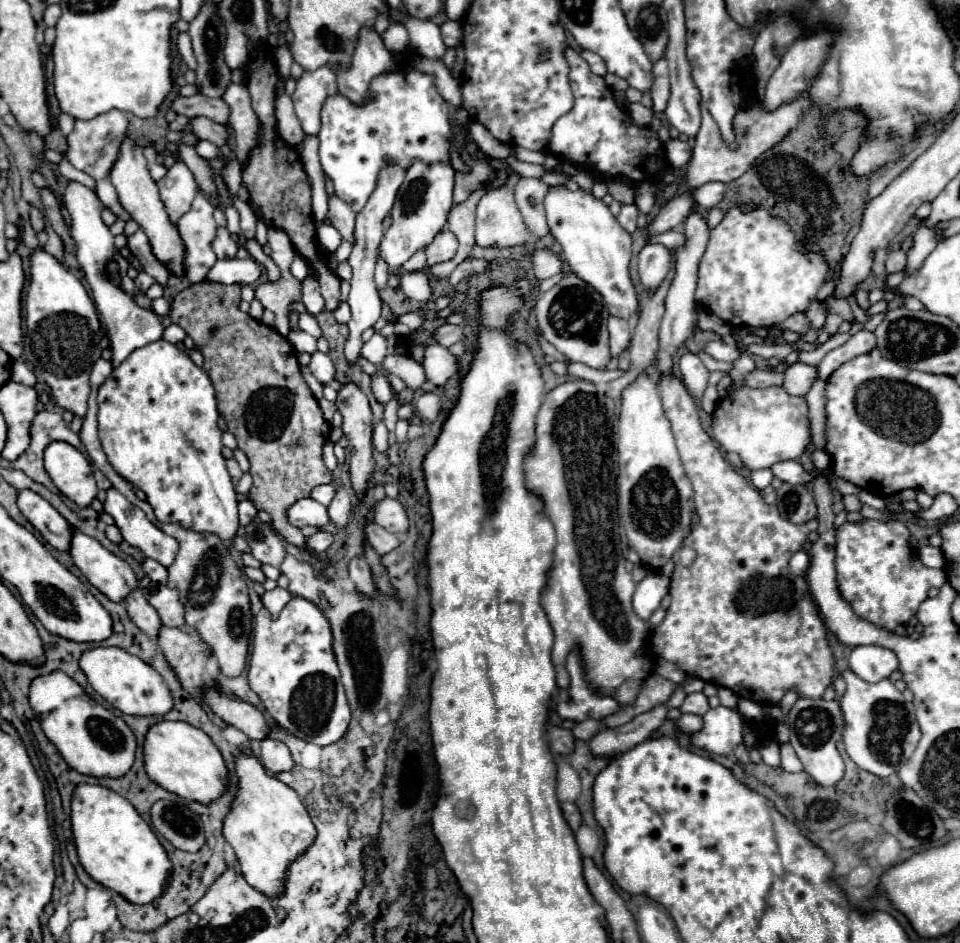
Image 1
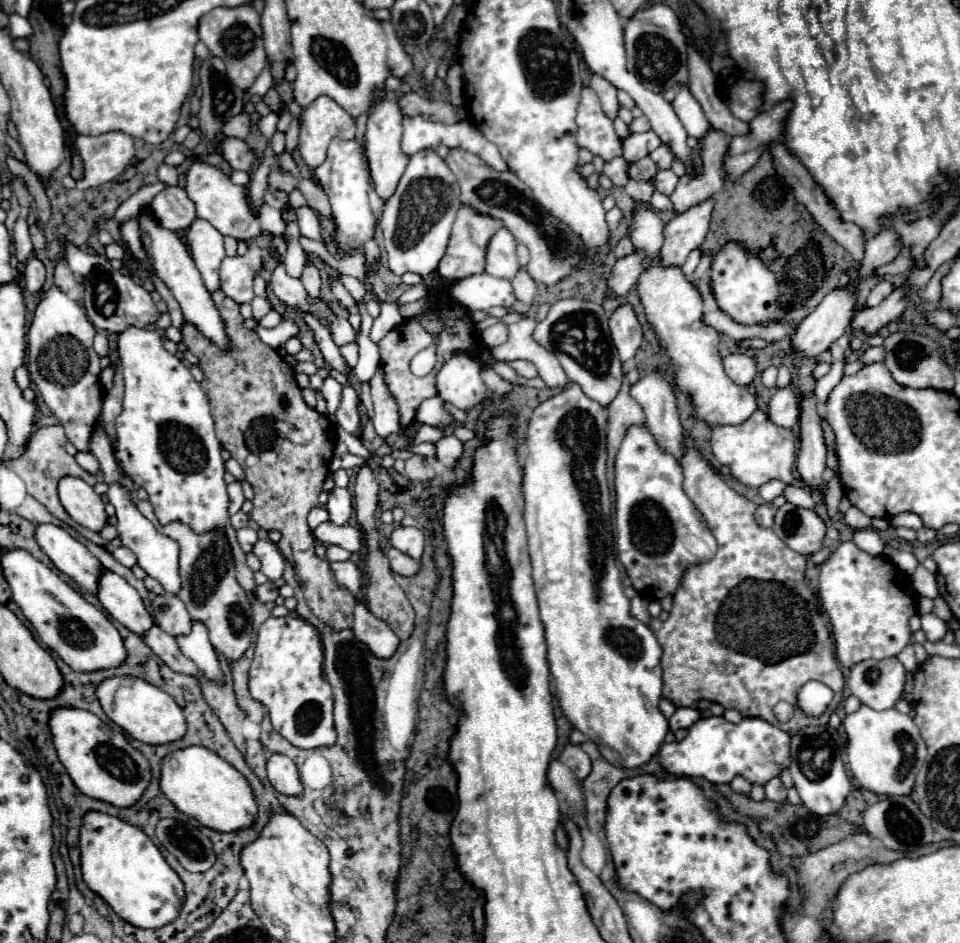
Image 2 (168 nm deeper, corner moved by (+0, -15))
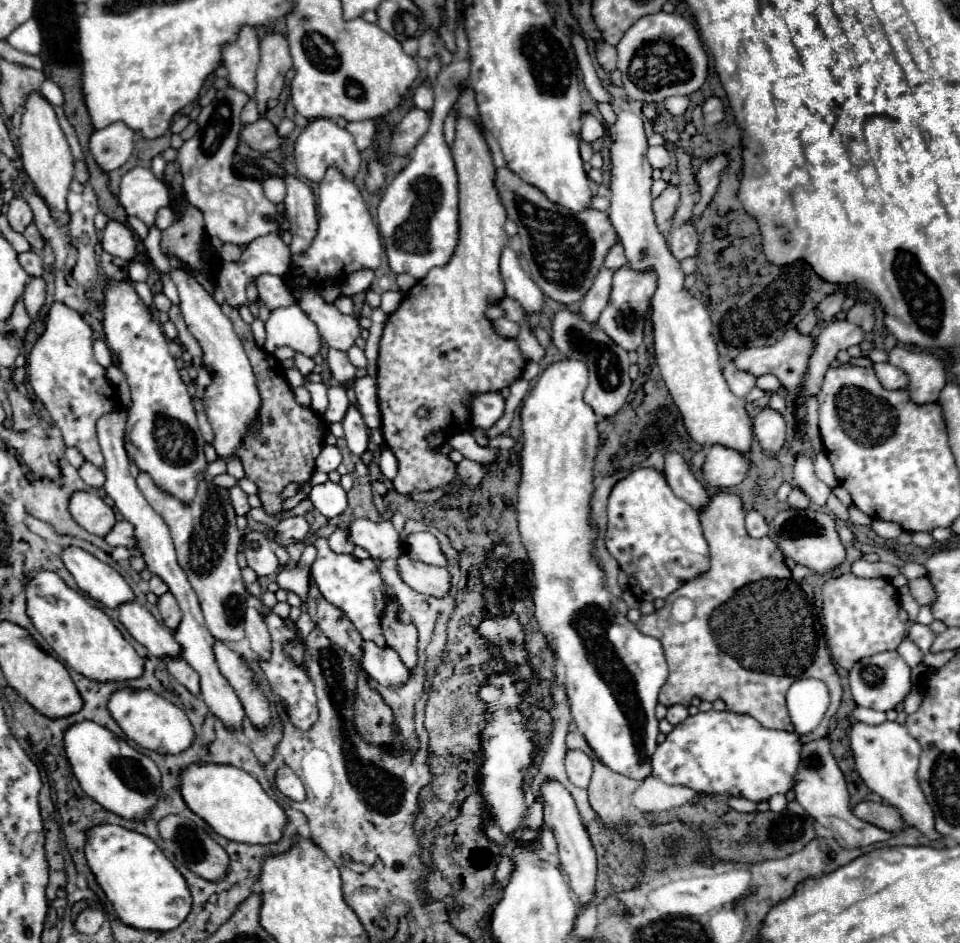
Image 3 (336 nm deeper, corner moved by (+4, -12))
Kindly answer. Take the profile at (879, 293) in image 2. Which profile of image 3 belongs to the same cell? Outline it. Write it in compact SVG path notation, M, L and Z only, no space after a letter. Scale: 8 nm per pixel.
M854 304L848 314L846 314L846 320L856 324L862 332L870 332L872 326L874 326L874 308L870 304Z

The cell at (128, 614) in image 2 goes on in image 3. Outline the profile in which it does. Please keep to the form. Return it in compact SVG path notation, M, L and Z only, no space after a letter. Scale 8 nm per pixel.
M136 602L122 604L118 608L120 622L130 632L130 636L148 648L156 658L178 658L182 654L180 644L174 640L172 630L164 628L150 612L146 612Z

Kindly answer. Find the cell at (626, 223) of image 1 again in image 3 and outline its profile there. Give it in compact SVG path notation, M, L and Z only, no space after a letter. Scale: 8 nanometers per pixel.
M618 242L618 244L614 244L612 250L608 252L604 266L610 268L610 270L618 270L618 268L622 268L626 262L628 262L628 260L626 260L626 256L624 256L624 248L622 248L622 244Z

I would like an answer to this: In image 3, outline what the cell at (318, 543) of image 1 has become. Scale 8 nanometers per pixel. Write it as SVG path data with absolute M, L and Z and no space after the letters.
M338 526L332 536L328 538L330 542L330 548L334 552L342 552L342 554L352 554L354 550L354 544L348 540L348 526Z

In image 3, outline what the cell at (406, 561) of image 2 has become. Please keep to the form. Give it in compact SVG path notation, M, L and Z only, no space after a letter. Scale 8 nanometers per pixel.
M406 554L396 564L402 580L420 594L444 598L452 588L452 576L446 568L436 568L436 566L412 560Z

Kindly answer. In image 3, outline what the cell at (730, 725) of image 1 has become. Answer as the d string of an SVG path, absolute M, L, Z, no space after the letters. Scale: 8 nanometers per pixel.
M698 712L696 716L688 716L666 736L666 740L658 746L652 758L652 776L676 786L688 786L702 794L726 794L748 798L752 802L768 802L774 794L786 794L794 788L794 776L800 762L802 742L796 732L768 730L758 724L752 716L734 714L734 712Z

